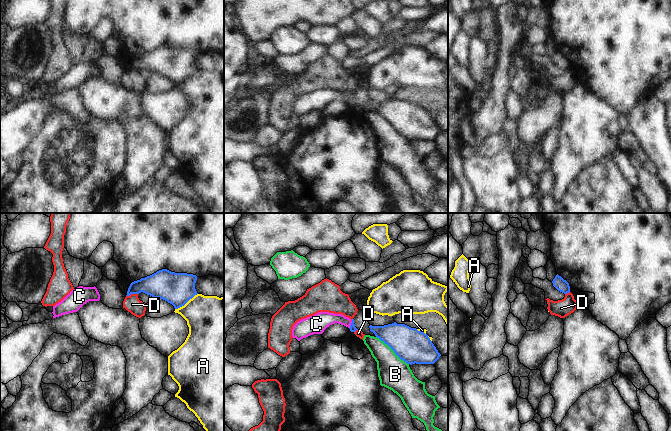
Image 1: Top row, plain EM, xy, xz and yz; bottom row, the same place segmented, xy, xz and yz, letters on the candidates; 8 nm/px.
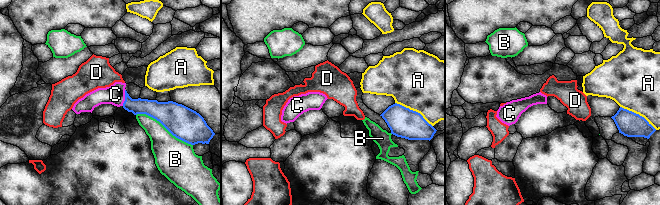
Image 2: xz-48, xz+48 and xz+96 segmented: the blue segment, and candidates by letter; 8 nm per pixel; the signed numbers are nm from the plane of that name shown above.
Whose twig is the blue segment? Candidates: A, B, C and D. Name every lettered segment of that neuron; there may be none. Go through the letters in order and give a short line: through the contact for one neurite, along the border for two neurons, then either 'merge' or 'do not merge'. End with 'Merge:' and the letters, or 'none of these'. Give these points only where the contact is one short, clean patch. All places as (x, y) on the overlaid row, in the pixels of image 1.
A: line xy (197, 293), (175, 309); do not merge
B: do not merge
C: line xz (352, 328), (350, 325), (341, 319), (319, 322); merge
D: line xy (137, 293), (131, 293), (126, 296); do not merge
Merge: C

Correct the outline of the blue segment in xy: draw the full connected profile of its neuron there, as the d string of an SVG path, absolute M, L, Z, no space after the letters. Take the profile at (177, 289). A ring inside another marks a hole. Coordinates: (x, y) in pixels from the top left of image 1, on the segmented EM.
M162 269L132 282L126 296L143 292L153 298L163 299L178 309L198 294L195 289L196 280L197 276L193 274Z

